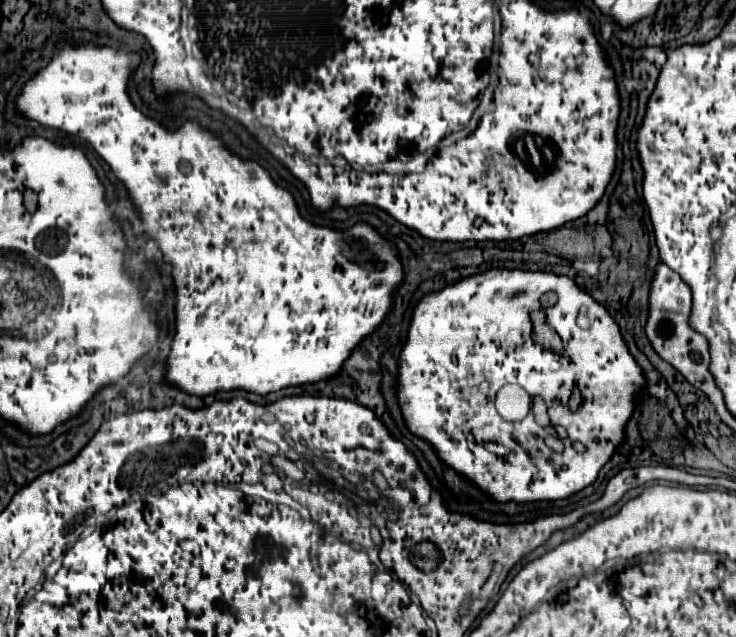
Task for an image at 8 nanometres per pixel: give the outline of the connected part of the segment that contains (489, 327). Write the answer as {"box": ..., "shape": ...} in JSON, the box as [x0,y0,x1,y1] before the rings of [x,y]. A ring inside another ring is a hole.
{"box":[396,268,644,504],"shape":[[[490,268],[482,274],[460,278],[458,282],[448,284],[438,292],[428,292],[418,300],[412,312],[402,354],[398,356],[396,400],[402,410],[406,428],[414,436],[426,440],[444,466],[468,478],[498,504],[528,504],[566,500],[596,482],[598,472],[612,458],[616,448],[624,442],[626,422],[634,414],[638,394],[644,390],[644,386],[644,370],[628,352],[628,346],[620,334],[616,320],[572,278],[558,276],[554,272]],[[546,294],[552,294],[554,298],[548,302],[542,300]],[[582,306],[588,308],[588,316],[592,322],[590,330],[582,330],[576,324]],[[534,310],[542,310],[552,330],[560,336],[568,356],[568,364],[556,352],[546,352],[542,346],[534,344],[530,320],[530,314]],[[504,384],[518,384],[526,392],[530,392],[530,396],[542,396],[548,404],[550,422],[554,426],[566,428],[570,440],[582,442],[588,450],[566,450],[564,454],[552,452],[544,444],[542,426],[532,422],[532,414],[528,414],[522,422],[506,422],[494,408],[494,396]],[[574,386],[578,386],[582,400],[580,404],[570,406],[570,400],[574,398]],[[482,442],[498,442],[512,452],[508,456],[496,456],[486,450]]]}

